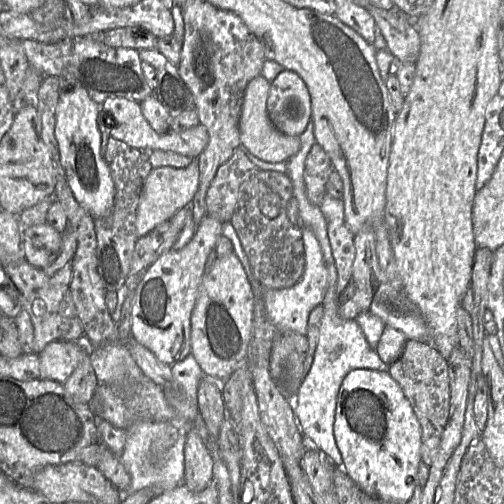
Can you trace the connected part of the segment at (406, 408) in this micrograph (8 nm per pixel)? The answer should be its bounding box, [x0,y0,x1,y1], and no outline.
[334,369,421,501]

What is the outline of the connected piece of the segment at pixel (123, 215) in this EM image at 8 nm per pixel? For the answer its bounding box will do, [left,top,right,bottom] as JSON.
[94,136,194,292]

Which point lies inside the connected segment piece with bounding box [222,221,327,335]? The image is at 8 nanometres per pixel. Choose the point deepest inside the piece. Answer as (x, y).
(288, 309)

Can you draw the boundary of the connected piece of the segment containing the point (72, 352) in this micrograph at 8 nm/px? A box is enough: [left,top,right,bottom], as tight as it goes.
[38,341,84,383]

